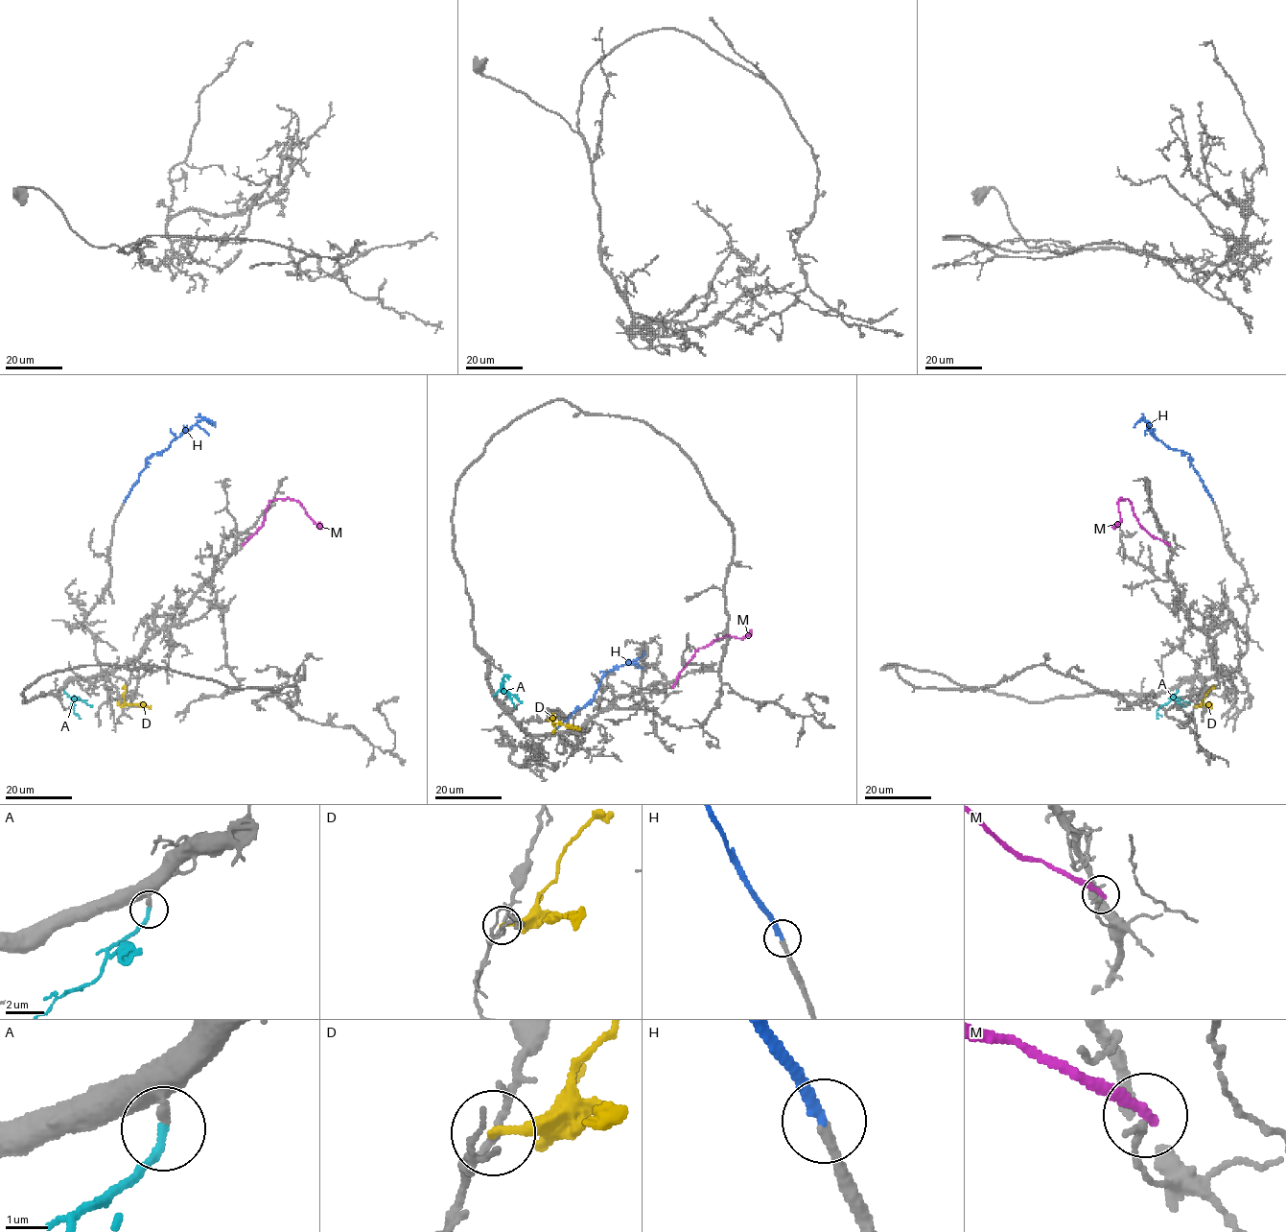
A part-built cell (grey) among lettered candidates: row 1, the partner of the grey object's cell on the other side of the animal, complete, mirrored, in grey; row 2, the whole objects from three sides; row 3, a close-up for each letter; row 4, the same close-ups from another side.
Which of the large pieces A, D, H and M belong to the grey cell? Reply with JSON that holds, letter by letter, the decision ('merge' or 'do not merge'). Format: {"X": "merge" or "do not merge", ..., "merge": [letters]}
{"A": "merge", "D": "do not merge", "H": "merge", "M": "do not merge", "merge": ["A", "H"]}

